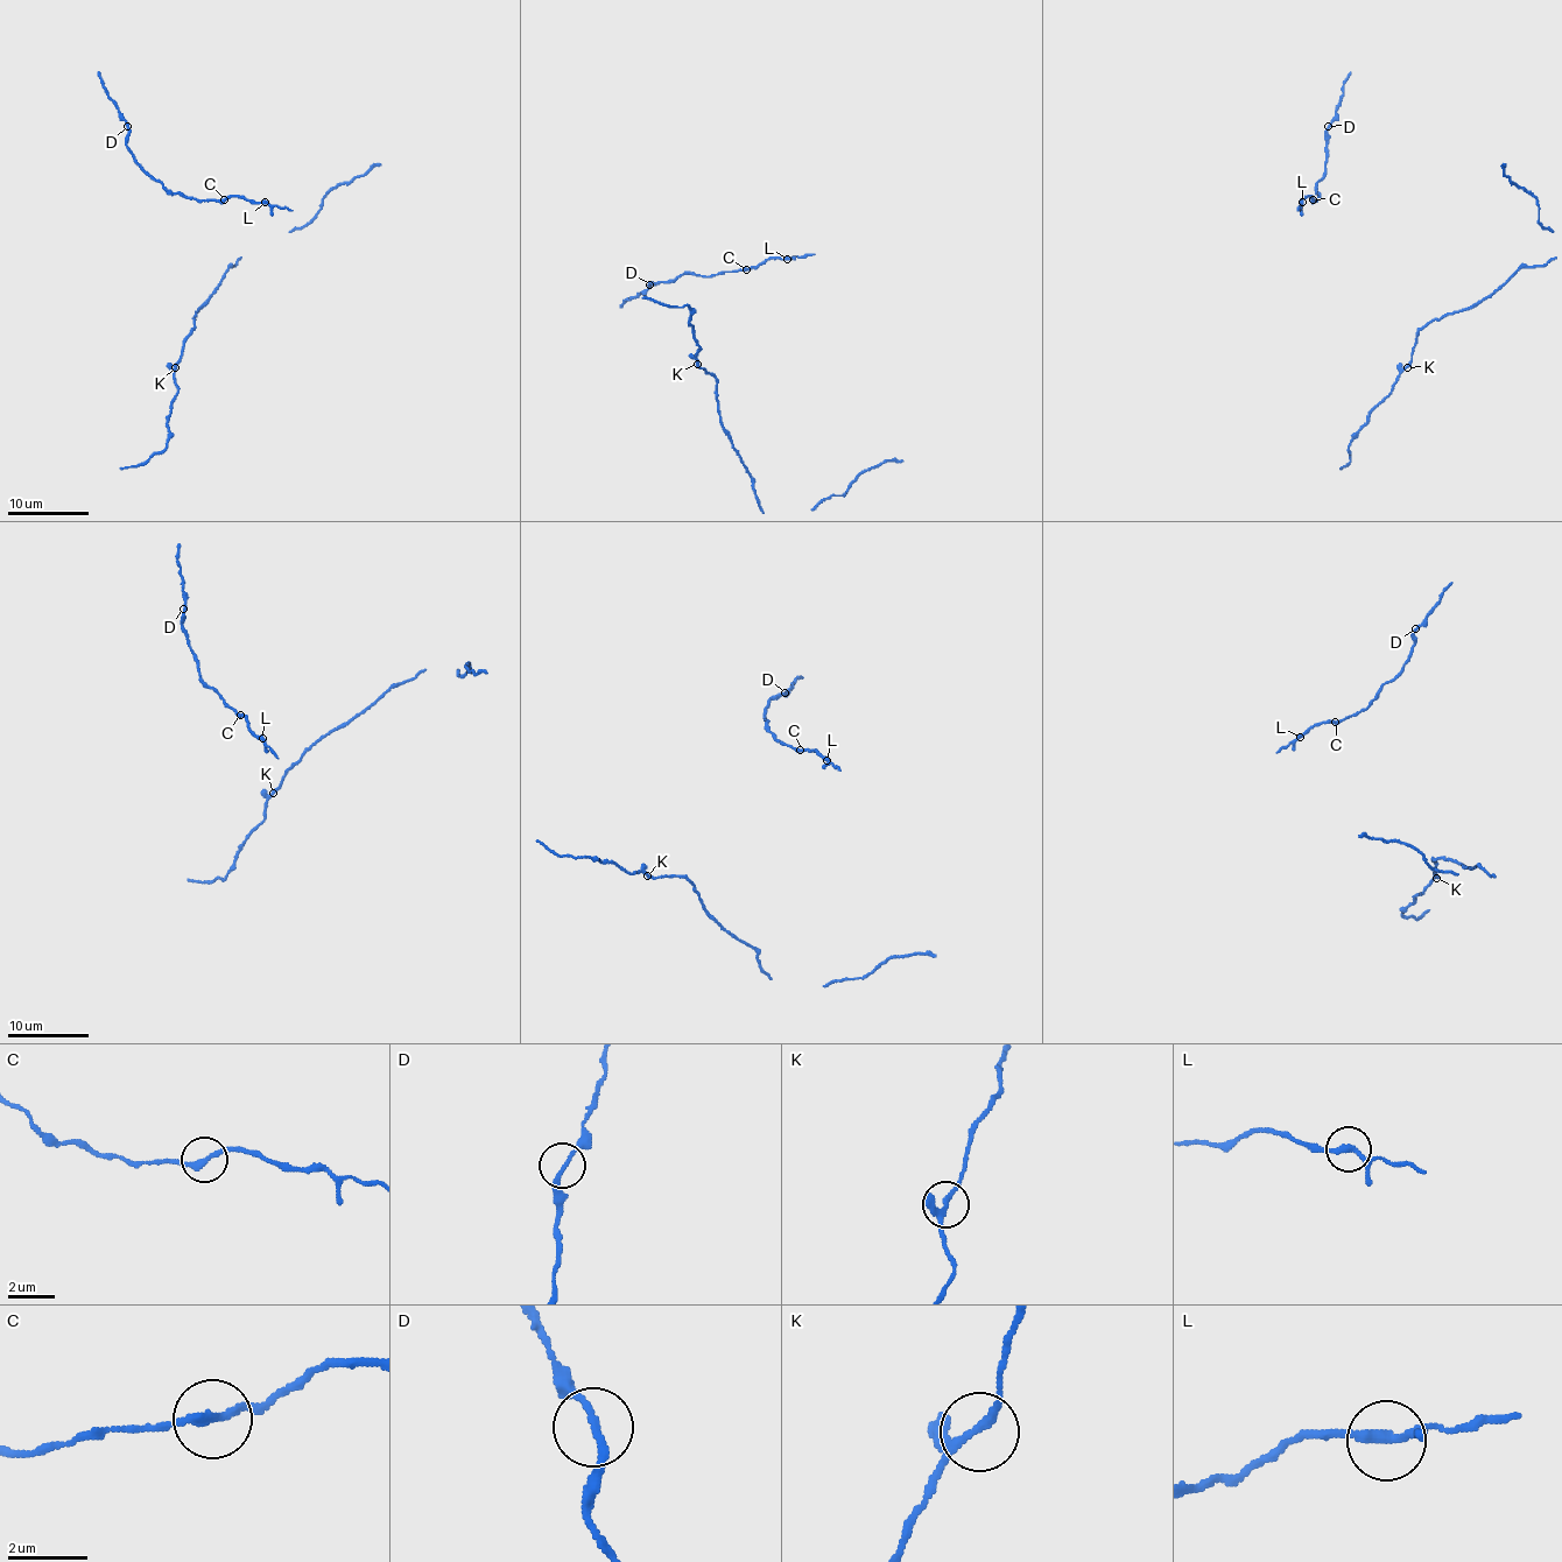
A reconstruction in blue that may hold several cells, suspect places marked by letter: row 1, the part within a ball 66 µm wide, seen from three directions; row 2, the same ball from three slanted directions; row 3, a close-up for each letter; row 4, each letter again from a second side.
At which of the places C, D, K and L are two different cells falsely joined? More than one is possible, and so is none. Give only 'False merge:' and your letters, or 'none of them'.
False merge: none of them

